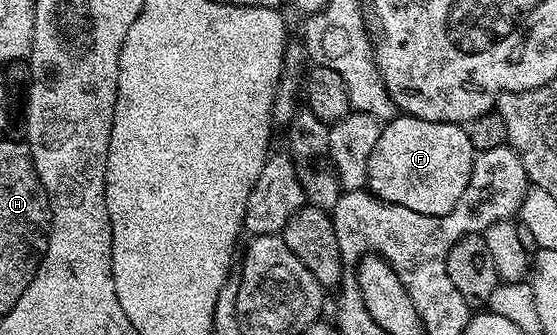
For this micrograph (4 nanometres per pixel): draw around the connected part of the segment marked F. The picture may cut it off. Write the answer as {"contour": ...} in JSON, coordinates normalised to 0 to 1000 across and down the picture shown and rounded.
{"contour":[[[707,346],[686,373],[680,430],[666,454],[666,490],[659,490],[659,564],[689,603],[724,621],[738,621],[761,639],[801,639],[831,585],[838,537],[846,537],[846,501],[853,451],[838,418],[835,376],[817,364],[776,364],[732,346]]]}

